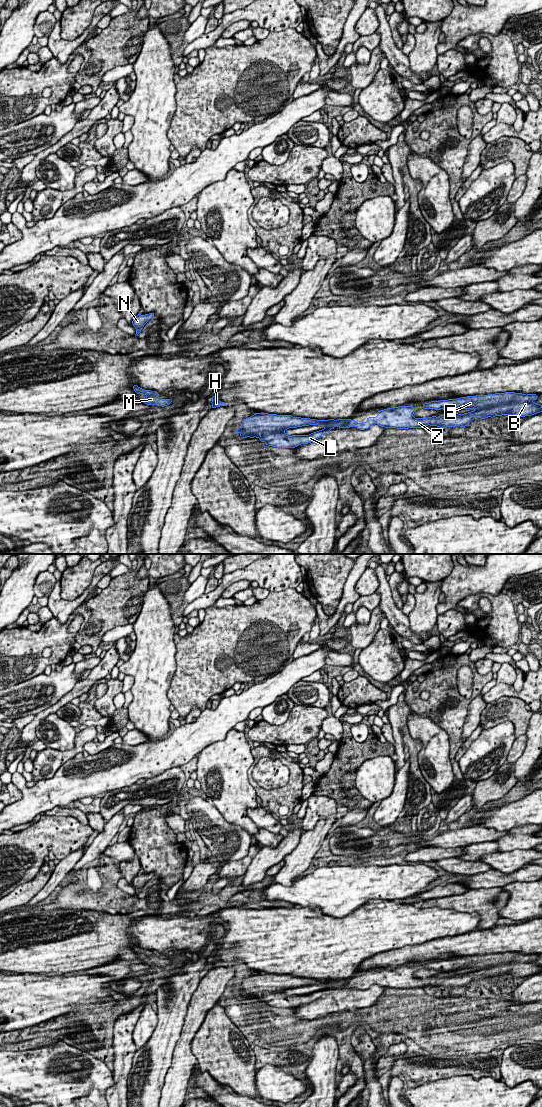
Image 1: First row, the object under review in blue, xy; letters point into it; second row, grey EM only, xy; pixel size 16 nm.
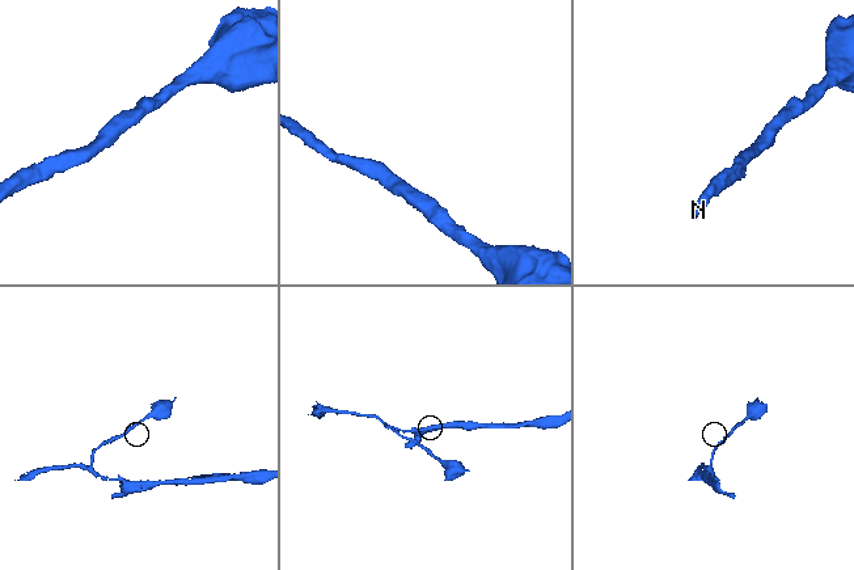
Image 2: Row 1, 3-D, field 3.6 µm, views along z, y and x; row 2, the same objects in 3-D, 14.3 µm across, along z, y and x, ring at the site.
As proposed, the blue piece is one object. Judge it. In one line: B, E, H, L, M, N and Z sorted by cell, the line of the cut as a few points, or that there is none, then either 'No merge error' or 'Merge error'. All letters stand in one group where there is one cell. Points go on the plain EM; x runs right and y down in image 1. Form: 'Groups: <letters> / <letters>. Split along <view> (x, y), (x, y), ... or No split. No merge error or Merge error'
Groups: B E H L M N Z. No split. No merge error

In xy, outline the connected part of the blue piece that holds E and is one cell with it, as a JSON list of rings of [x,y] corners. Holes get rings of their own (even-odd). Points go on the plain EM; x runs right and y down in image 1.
[[[515,952],[495,953],[488,955],[467,956],[457,959],[431,961],[423,965],[424,969],[454,971],[458,968],[471,969],[471,972],[455,973],[448,977],[415,978],[416,969],[412,966],[391,967],[378,971],[376,977],[367,978],[366,982],[358,983],[351,979],[316,980],[310,978],[293,977],[291,975],[277,975],[256,973],[242,981],[241,987],[236,989],[242,998],[259,998],[266,1005],[277,1008],[295,1008],[301,1004],[308,1004],[328,994],[336,985],[339,988],[357,987],[360,990],[370,988],[377,984],[385,988],[409,989],[423,988],[425,986],[465,987],[474,978],[511,975],[514,977],[531,976],[542,972],[542,965],[535,963],[536,954],[522,954]],[[318,985],[322,990],[309,995],[287,996],[285,991],[289,988]]]

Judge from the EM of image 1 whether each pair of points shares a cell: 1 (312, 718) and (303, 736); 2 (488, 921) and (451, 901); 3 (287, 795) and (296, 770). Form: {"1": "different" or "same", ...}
{"1": "same", "2": "same", "3": "same"}

